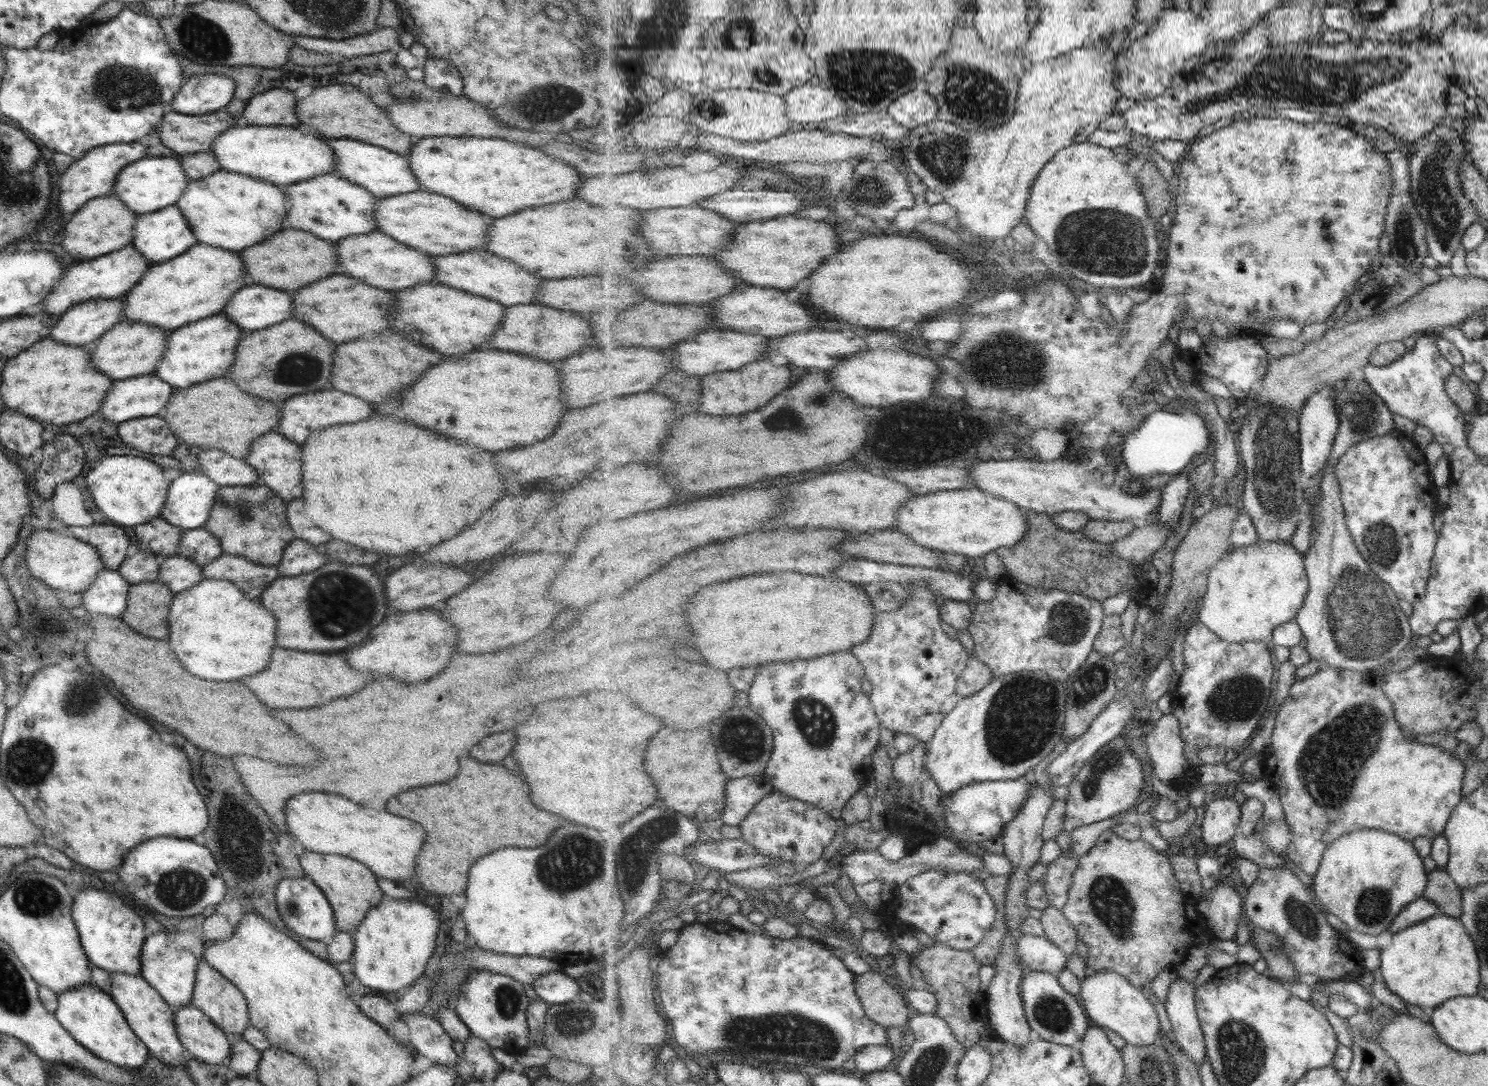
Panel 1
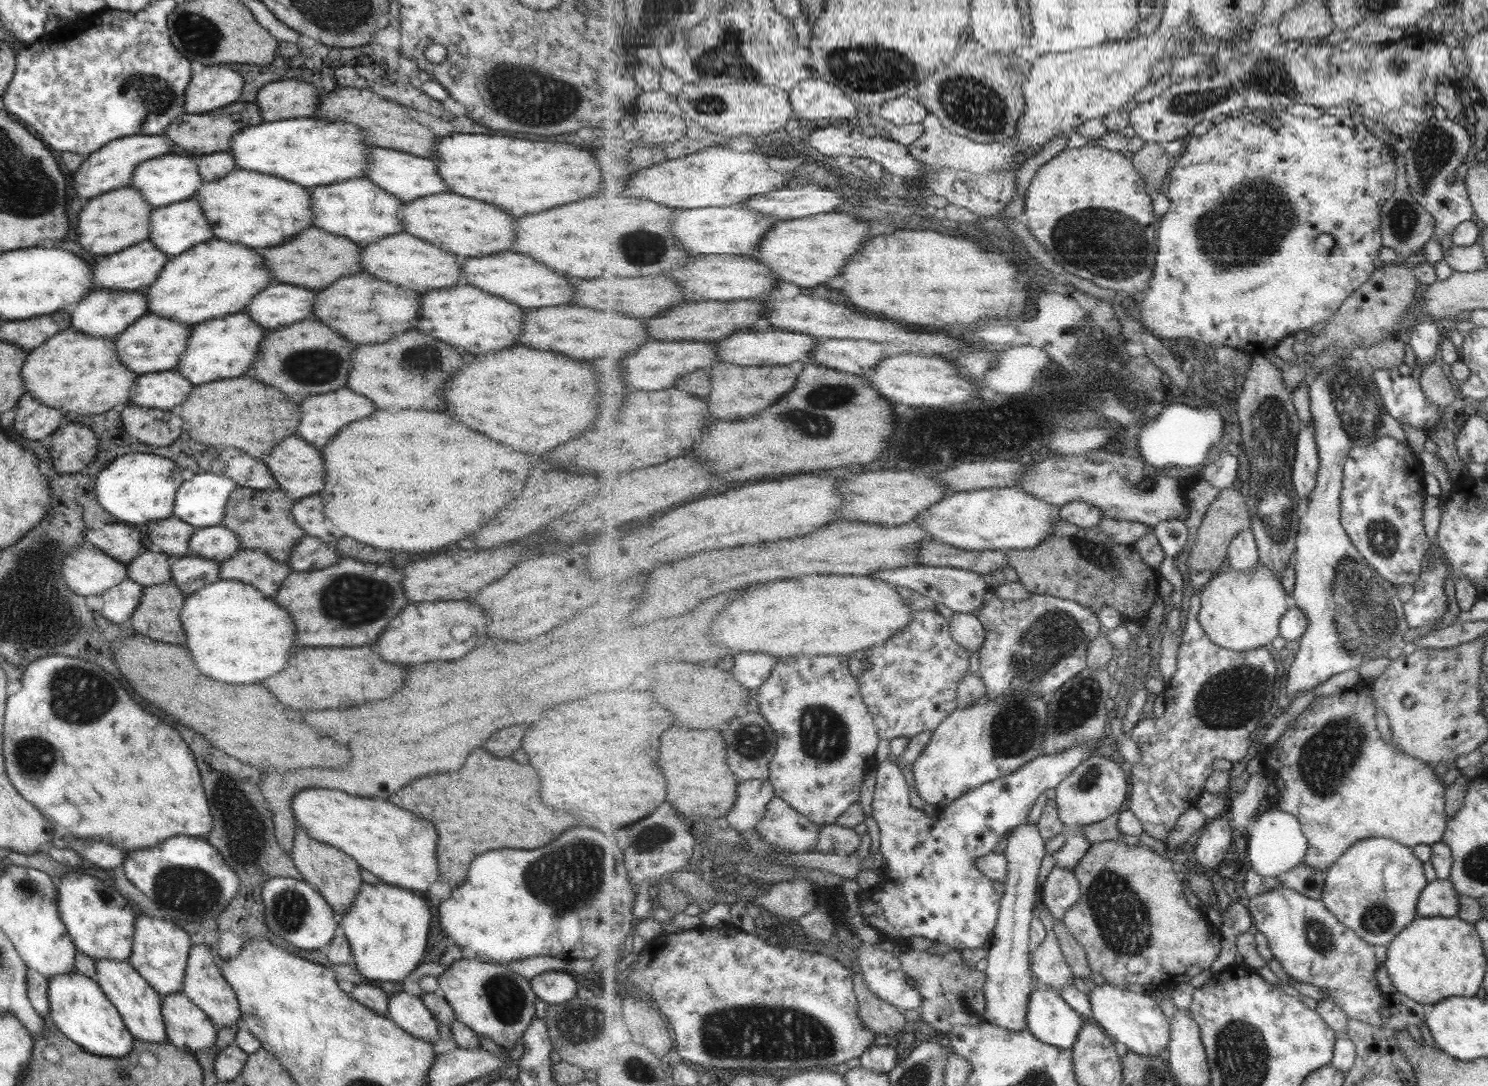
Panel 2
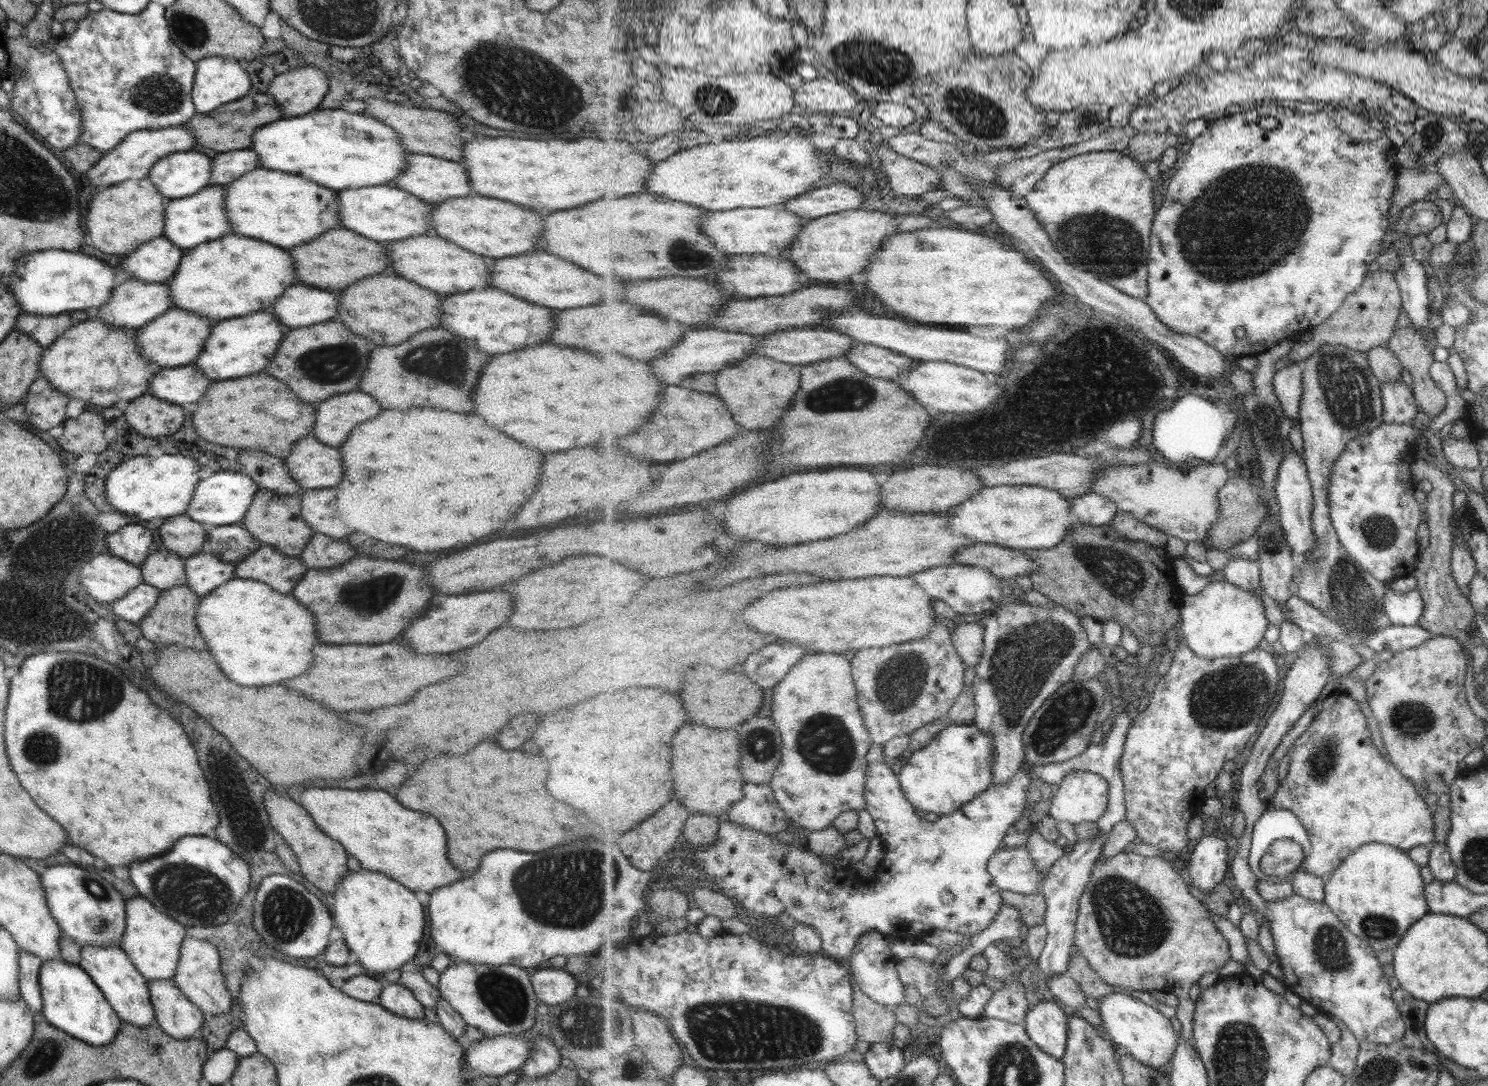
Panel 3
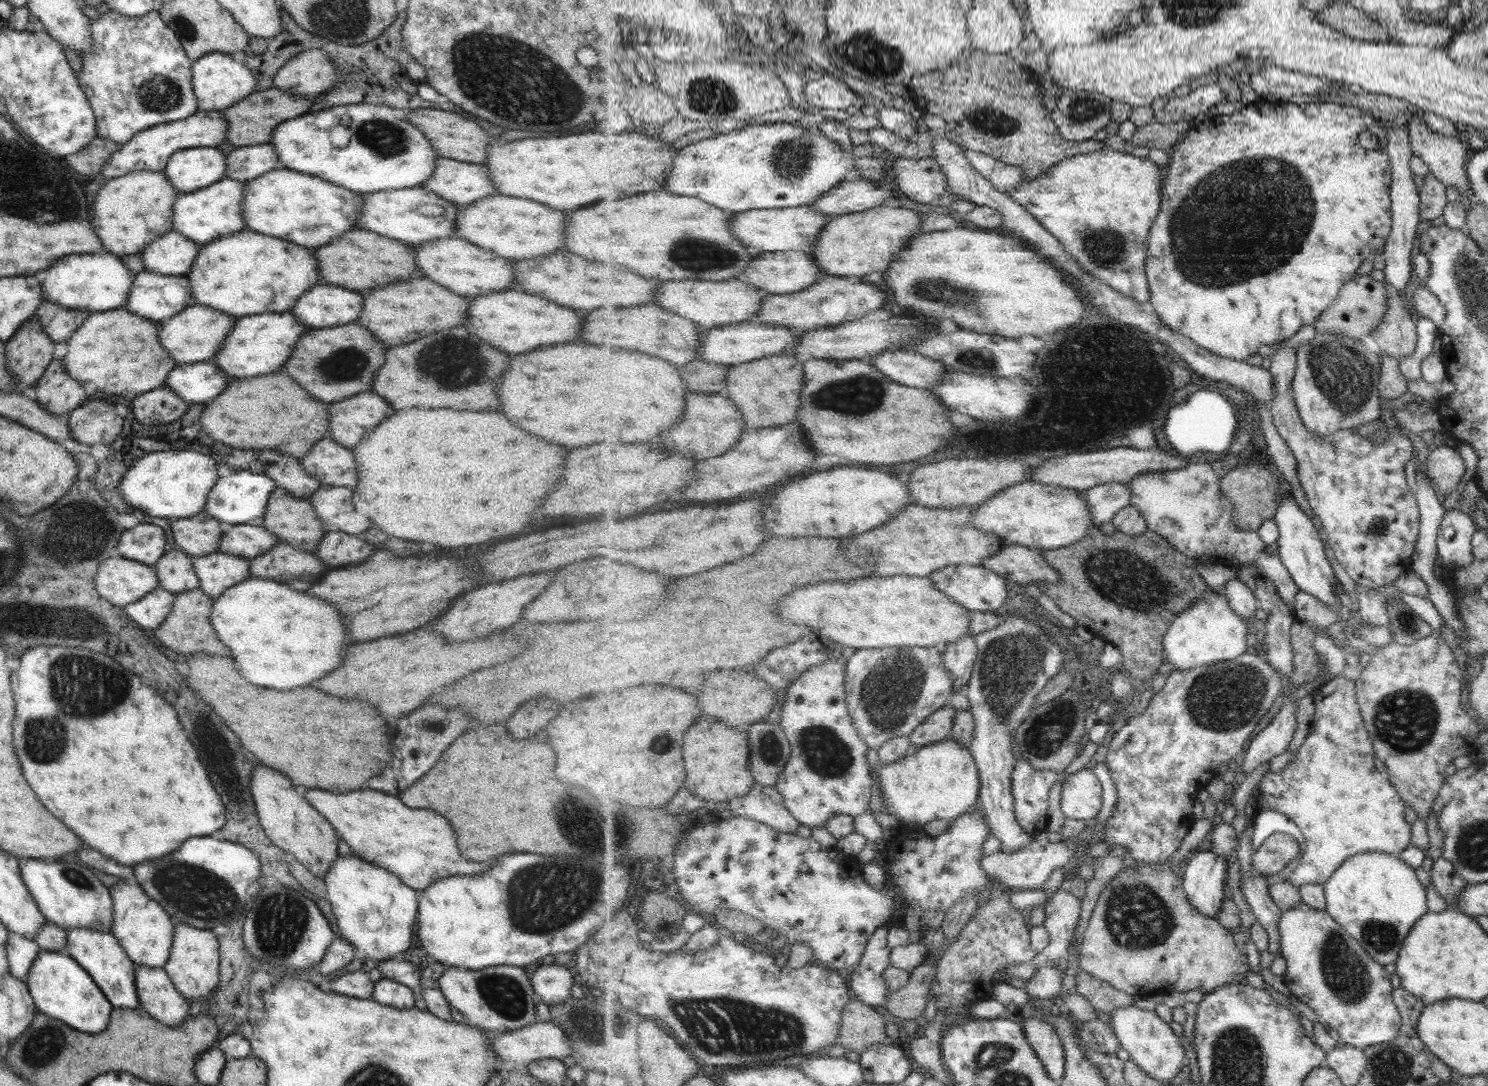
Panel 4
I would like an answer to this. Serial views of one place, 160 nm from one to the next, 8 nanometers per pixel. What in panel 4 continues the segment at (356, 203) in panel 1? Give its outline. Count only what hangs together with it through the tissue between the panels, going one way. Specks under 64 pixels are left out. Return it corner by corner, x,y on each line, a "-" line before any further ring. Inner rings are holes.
423,187
375,192
361,196
359,226
376,235
411,246
455,235
454,222
459,208

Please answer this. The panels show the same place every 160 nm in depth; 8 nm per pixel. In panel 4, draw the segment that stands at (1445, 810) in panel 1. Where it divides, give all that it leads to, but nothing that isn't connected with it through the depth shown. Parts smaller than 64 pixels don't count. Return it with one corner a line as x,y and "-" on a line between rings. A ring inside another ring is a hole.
1339,674
1316,688
1313,694
1314,721
1304,743
1294,754
1293,760
1286,763
1281,770
1267,771
1256,789
1259,794
1259,812
1285,812
1303,831
1308,847
1302,852
1296,869
1286,878
1297,888
1306,883
1325,886
1342,863
1352,856
1367,852
1383,852
1397,856
1409,844
1411,826
1403,819
1406,803
1389,776
1375,766
1375,746
1364,723
1357,687
1355,681
1347,680

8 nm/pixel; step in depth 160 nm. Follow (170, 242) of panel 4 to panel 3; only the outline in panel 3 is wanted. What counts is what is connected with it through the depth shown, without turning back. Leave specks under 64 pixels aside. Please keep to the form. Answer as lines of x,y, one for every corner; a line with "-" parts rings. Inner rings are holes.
163,236
153,238
123,256
121,268
117,270
118,277
146,283
167,282
174,275
184,252

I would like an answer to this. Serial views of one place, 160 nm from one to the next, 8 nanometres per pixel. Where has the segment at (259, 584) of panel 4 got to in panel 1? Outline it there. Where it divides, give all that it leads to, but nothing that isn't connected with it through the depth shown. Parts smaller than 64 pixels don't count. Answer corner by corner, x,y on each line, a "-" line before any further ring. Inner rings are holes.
203,579
199,584
175,594
167,616
169,633
166,640
169,640
183,668
197,678
231,682
259,674
269,664
275,644
275,617
256,600
249,600
240,588
228,580

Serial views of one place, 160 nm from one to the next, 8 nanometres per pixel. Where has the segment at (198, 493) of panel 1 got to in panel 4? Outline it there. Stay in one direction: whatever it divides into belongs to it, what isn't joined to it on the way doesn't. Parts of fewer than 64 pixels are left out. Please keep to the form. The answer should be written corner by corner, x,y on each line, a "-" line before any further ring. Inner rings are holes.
249,470
219,477
206,496
203,511
210,517
216,518
222,526
259,522
266,511
269,495
276,487
273,479
263,474
253,474

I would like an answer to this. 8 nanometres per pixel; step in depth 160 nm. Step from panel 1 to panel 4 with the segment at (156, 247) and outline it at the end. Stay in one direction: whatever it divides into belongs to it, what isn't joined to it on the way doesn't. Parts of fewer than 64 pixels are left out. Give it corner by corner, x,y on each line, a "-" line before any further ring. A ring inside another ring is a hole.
225,177
206,188
180,194
172,206
171,229
198,246
211,243
233,232
239,232
245,226
239,212
241,200
243,200
243,183

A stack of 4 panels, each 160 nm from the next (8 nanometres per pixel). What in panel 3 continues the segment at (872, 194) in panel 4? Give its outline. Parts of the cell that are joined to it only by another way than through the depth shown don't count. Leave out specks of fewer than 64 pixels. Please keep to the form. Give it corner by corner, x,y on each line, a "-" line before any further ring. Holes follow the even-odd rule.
839,182
827,188
817,188
817,190
811,190
811,192
788,200
781,207
802,216
807,221
852,208
860,209
861,204
865,202
865,194
847,185

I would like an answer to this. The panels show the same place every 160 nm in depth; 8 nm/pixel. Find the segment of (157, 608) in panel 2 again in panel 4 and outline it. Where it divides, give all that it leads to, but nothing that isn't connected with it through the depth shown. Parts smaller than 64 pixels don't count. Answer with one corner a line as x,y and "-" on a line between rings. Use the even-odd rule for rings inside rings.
199,588
174,595
171,611
167,613
165,620
159,624
159,627
155,630
157,640
159,640
163,646
171,648
172,651
175,651
182,657
194,655
196,653
229,656
227,647
220,642
213,628
211,628
211,621
209,618
211,605
213,605
213,599
209,599

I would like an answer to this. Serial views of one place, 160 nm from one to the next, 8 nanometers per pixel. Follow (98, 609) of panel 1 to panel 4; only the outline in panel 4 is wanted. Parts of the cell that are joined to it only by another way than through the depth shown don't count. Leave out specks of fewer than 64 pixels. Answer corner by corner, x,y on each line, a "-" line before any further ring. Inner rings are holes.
157,587
151,589
151,592
147,592
141,599
124,605
122,608
125,608
125,614
137,626
149,628
149,630
156,630
159,624
167,617
167,613
171,611
173,598
173,593

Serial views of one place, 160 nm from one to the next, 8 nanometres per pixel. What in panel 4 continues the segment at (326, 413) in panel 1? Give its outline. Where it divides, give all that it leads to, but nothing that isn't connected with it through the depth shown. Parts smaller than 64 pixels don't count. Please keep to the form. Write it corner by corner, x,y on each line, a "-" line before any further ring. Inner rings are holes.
365,392
369,396
357,394
349,400
341,400
331,406
331,430
327,438
334,440
337,444
351,449
351,446
359,444
363,434
371,430
375,424
379,424
383,418
387,418
393,408
385,404
383,398

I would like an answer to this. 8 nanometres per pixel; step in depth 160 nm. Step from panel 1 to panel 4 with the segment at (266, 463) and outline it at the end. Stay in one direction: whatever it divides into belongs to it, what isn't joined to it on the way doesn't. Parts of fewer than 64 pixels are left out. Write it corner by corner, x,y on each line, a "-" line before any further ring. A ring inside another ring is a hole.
329,438
319,440
299,462
321,485
351,487
357,484
358,468
351,449

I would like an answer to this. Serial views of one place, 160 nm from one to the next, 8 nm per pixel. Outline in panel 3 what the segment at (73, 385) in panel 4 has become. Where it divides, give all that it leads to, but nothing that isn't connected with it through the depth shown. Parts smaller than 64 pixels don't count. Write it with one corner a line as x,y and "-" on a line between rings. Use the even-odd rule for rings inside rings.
43,375
37,376
22,401
27,422
39,430
62,424
66,420
65,405
68,401
67,395
56,391

